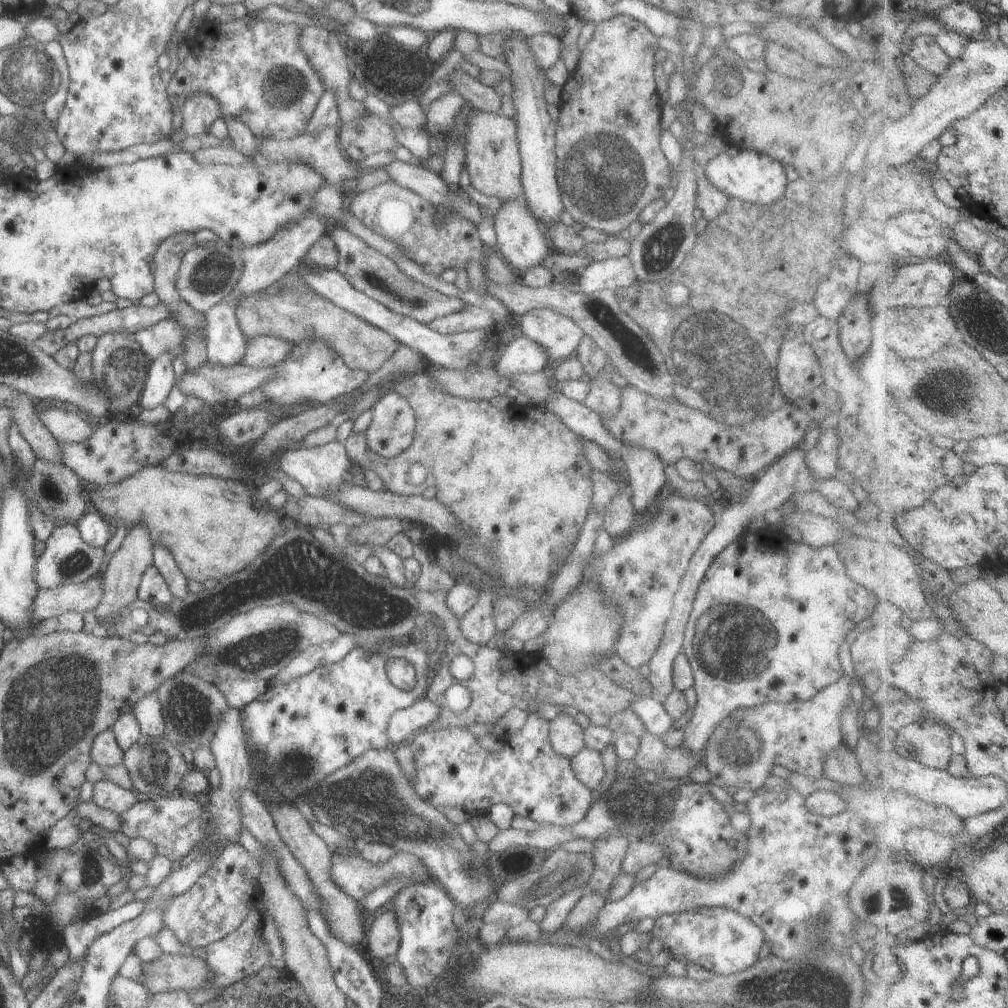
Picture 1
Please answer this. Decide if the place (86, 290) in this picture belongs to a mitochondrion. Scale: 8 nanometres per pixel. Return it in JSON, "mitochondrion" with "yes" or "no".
{"mitochondrion":"no"}

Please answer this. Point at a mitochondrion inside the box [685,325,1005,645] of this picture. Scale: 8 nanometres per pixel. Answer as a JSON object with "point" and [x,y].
{"point":[948,390]}

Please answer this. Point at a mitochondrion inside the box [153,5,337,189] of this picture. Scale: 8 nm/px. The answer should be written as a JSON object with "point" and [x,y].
{"point":[283,88]}

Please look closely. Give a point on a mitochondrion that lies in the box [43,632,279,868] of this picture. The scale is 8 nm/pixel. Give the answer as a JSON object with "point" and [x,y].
{"point":[192,721]}

